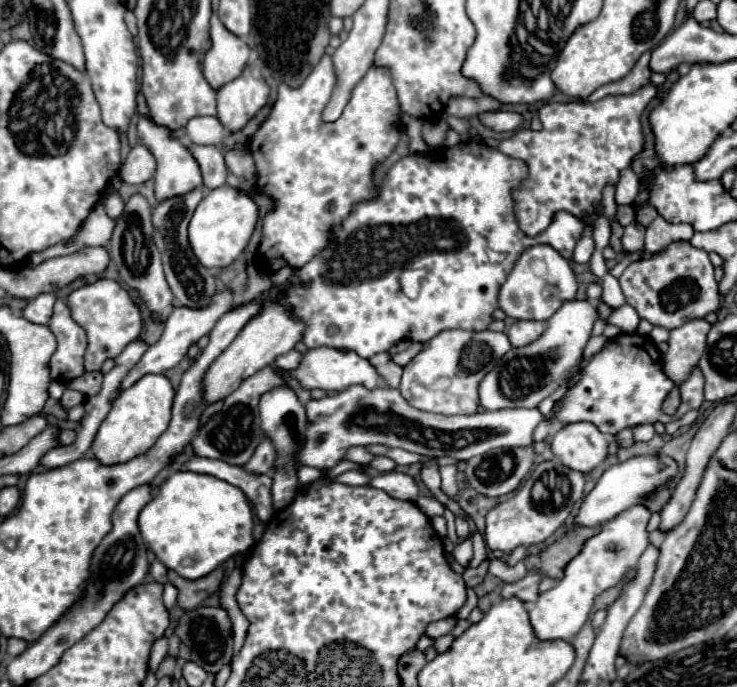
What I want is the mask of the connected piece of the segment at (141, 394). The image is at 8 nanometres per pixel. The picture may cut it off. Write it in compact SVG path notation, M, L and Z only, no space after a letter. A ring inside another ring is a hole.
M144 375L130 389L120 391L90 447L92 457L102 465L116 465L144 455L168 427L172 399L174 389L164 375Z

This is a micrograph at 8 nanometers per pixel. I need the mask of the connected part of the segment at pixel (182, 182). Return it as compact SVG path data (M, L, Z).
M140 115L136 129L138 129L138 137L152 151L152 155L156 157L156 163L158 163L158 169L156 169L156 175L154 175L154 183L156 183L154 191L156 191L158 201L164 201L164 197L174 197L174 195L180 195L180 193L188 193L194 187L202 185L202 173L200 173L198 161L194 159L190 149L186 149L180 143L180 139L176 139L172 135L172 129L168 129L164 125L158 125L156 121L152 121L150 115Z

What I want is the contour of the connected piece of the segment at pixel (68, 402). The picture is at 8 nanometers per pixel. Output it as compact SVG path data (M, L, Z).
M66 389L64 395L62 395L62 405L64 405L66 409L70 409L70 407L82 403L82 401L84 401L84 395L78 393L78 391L72 391L72 389Z

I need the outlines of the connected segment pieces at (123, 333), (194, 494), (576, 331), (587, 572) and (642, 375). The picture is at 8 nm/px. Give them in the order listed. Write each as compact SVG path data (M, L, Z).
M98 279L92 285L84 285L78 291L72 291L68 297L68 305L72 309L72 317L84 327L88 335L86 349L86 371L98 371L106 359L118 357L128 343L136 341L142 331L142 315L140 309L132 303L130 295L110 279Z
M176 471L170 475L140 511L140 533L150 551L184 579L200 579L236 553L252 547L252 507L242 489L220 481L218 477Z
M588 299L564 301L564 305L548 319L546 331L532 345L510 349L498 365L480 381L480 405L486 411L506 407L532 407L546 399L558 385L566 381L570 369L582 357L582 351L592 337L592 325L598 319L596 303Z
M634 505L598 527L598 533L592 535L580 553L566 565L564 577L556 583L556 587L542 593L530 609L530 621L536 629L536 637L570 641L582 629L592 613L594 599L606 589L618 585L628 573L636 571L640 555L650 545L650 533L646 529L650 515L648 507Z
M622 333L614 339L610 339L602 351L598 351L590 361L588 365L584 367L582 371L582 377L580 381L570 387L566 391L566 395L562 397L562 405L554 411L554 421L558 421L560 425L570 425L570 423L578 423L578 421L588 421L588 423L594 423L602 433L606 435L616 435L620 433L622 429L626 427L636 427L636 425L654 425L656 421L660 423L672 423L672 421L678 421L680 417L684 417L688 411L692 409L700 409L702 401L704 401L704 377L700 373L698 367L694 367L688 375L686 381L680 383L680 395L682 395L682 405L678 409L676 415L668 417L662 413L662 401L664 397L670 393L670 389L674 387L676 383L664 373L662 369L662 357L660 357L660 351L658 347L654 345L654 341L650 337L644 337L644 335L638 335L638 333Z

